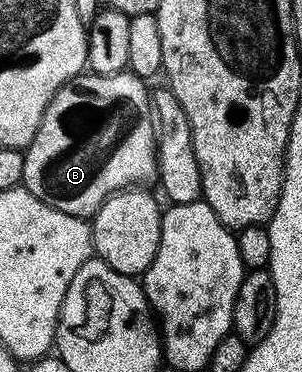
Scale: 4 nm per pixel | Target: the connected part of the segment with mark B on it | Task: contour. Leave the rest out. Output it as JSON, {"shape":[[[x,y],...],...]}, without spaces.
{"shape":[[[123,71],[120,73],[113,73],[112,75],[100,75],[99,73],[87,72],[85,75],[79,76],[77,79],[70,82],[69,85],[62,86],[61,91],[50,100],[48,103],[48,107],[44,111],[44,115],[40,119],[40,127],[36,131],[36,135],[32,139],[32,143],[30,146],[24,151],[24,175],[22,176],[22,185],[25,189],[27,189],[32,195],[36,195],[36,199],[40,199],[44,203],[48,203],[52,207],[56,207],[56,211],[64,211],[68,215],[76,215],[77,217],[81,217],[83,219],[93,218],[94,212],[101,207],[101,205],[106,202],[108,197],[111,197],[112,194],[118,192],[120,189],[124,189],[127,187],[137,186],[139,183],[146,183],[146,180],[153,178],[156,173],[156,118],[154,116],[154,110],[152,108],[152,93],[148,88],[146,90],[147,82],[143,80],[143,78],[138,77],[135,73],[131,73],[129,71]]]}

